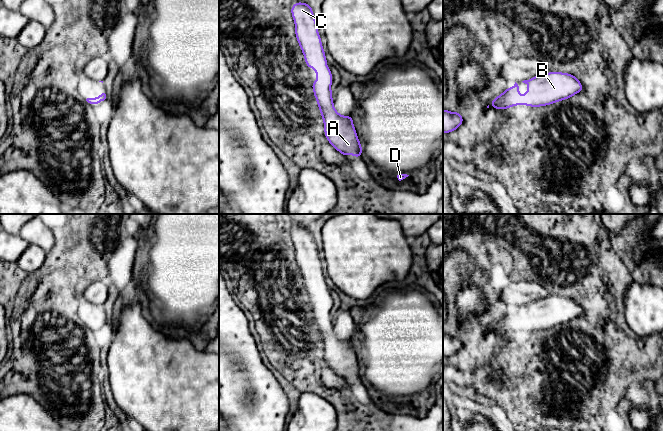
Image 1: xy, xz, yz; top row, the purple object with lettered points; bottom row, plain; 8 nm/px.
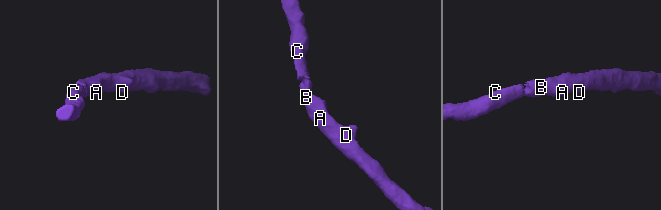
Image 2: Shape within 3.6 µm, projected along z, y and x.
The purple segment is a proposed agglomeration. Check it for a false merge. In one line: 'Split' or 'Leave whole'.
Leave whole

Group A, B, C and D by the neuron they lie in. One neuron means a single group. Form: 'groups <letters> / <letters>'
groups A B C D

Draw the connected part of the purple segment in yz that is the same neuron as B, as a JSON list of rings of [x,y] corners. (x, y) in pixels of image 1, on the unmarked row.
[[[552,295],[532,301],[522,306],[529,310],[527,316],[524,319],[522,319],[521,321],[519,320],[519,310],[515,306],[512,312],[507,310],[507,313],[502,318],[491,324],[487,332],[489,332],[489,330],[491,329],[495,333],[504,334],[513,330],[517,330],[519,328],[529,331],[547,330],[558,325],[567,324],[568,322],[573,321],[576,317],[581,317],[584,314],[581,306],[577,301],[572,298],[563,296]]]

